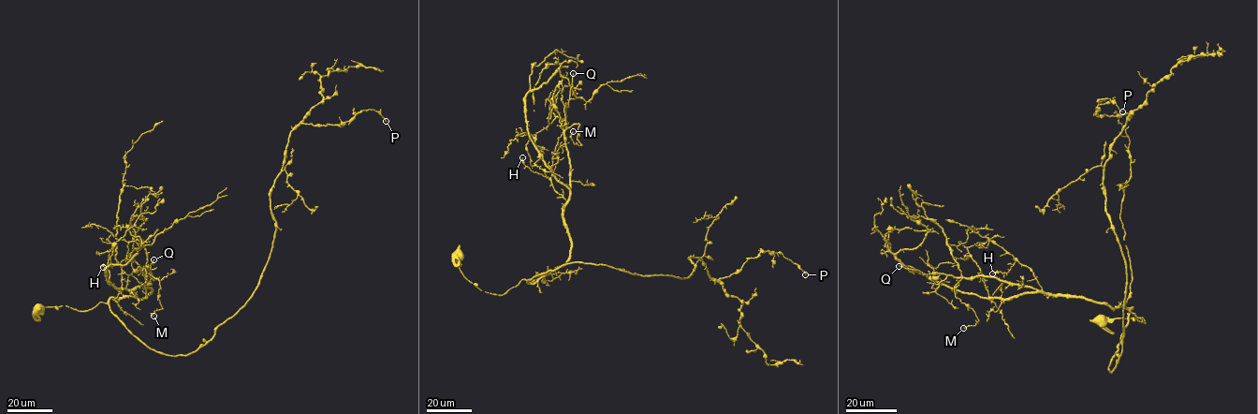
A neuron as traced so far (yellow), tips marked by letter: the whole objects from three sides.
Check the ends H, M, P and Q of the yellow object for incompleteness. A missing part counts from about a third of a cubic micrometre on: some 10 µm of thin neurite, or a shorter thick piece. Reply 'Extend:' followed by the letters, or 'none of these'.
Extend: none of these

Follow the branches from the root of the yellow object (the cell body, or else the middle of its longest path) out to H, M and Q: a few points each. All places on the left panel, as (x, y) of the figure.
H: (38, 309), (67, 305), (87, 311), (111, 298), (143, 299), (151, 291), (131, 255), (103, 267)
M: (38, 309), (87, 311), (113, 297), (143, 299), (148, 269), (160, 288), (153, 316)
Q: (38, 309), (87, 311), (113, 297), (143, 299), (151, 291), (144, 287), (151, 272), (142, 270), (153, 259)

